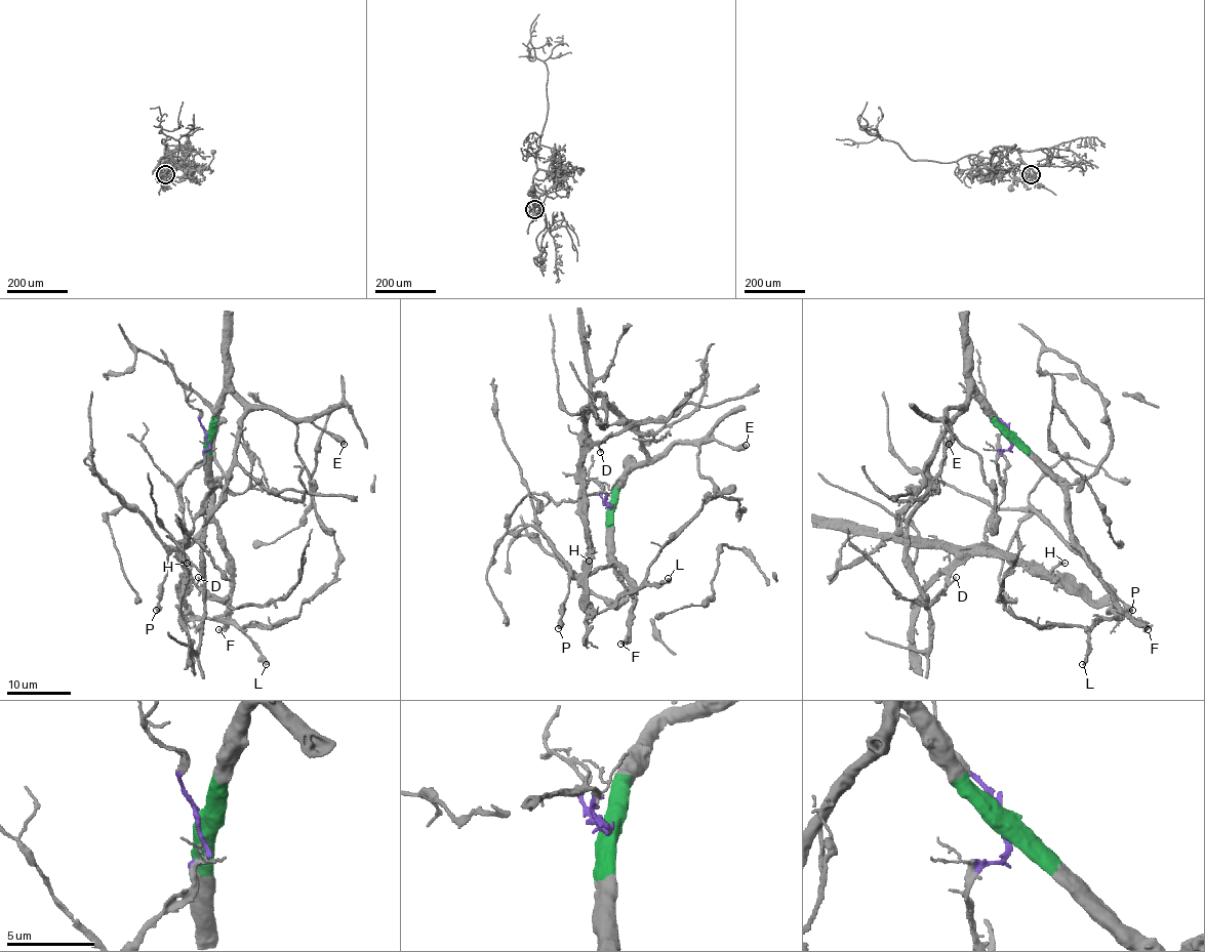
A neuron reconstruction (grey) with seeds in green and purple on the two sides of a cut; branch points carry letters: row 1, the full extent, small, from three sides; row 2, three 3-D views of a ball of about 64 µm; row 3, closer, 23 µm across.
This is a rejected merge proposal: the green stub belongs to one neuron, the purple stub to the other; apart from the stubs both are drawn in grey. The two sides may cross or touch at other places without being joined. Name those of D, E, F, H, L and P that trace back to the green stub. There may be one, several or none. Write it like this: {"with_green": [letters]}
{"with_green": ["E", "F", "P"]}

